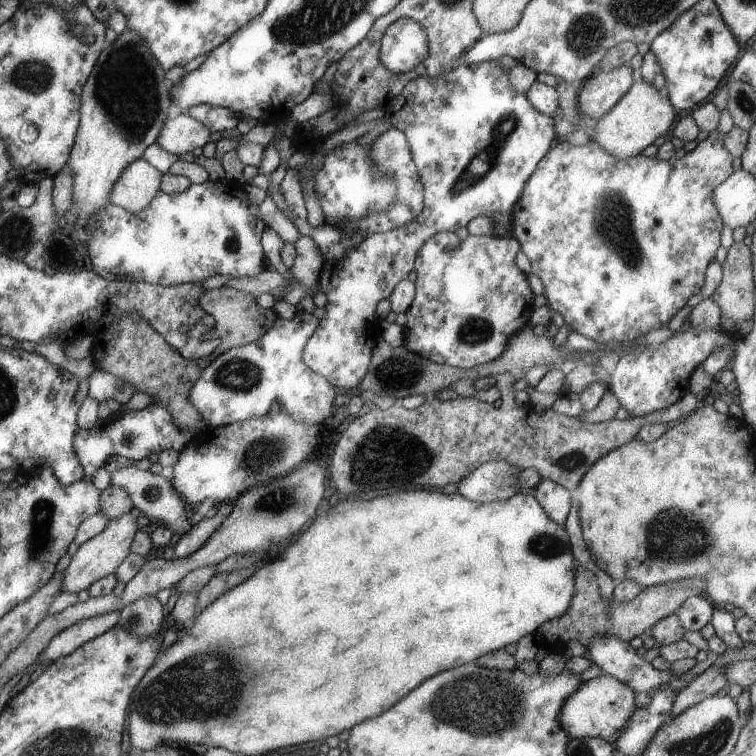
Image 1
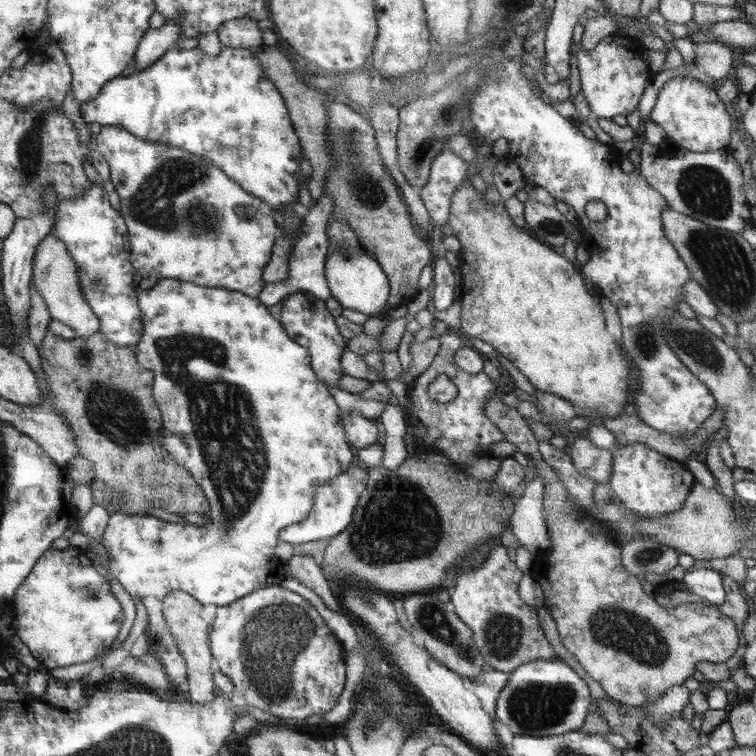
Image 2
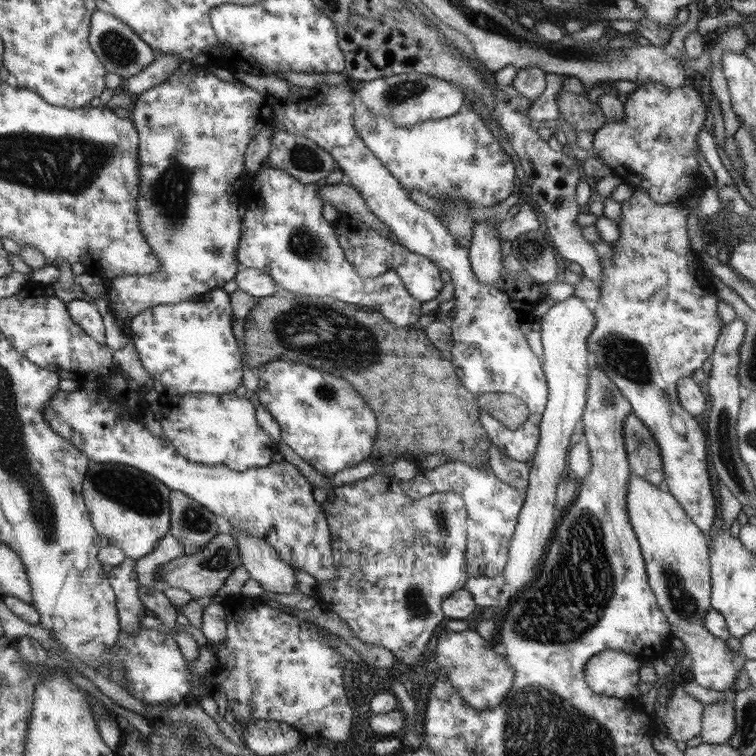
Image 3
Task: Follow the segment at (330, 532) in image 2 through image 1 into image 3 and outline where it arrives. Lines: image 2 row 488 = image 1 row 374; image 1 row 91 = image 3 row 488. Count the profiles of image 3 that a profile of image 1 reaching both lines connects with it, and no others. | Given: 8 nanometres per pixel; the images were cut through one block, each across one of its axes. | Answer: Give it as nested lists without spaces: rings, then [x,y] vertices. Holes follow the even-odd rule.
[[[448,461],[430,470],[420,468],[412,480],[401,483],[404,493],[412,500],[436,492],[453,492],[463,497],[467,505],[467,573],[471,578],[496,578],[502,575],[507,567],[512,535],[526,502],[524,492],[500,480],[490,466],[472,468],[470,464],[460,461]]]

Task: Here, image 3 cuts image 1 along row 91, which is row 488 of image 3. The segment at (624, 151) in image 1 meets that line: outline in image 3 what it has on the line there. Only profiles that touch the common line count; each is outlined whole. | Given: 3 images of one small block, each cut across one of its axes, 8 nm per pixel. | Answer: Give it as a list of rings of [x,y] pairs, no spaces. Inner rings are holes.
[[[631,472],[627,495],[628,519],[642,546],[646,562],[647,578],[654,590],[659,608],[670,622],[671,633],[685,645],[692,658],[690,672],[694,682],[718,692],[732,691],[736,678],[744,670],[746,655],[742,651],[730,651],[728,644],[711,634],[704,626],[704,614],[712,604],[713,582],[710,582],[711,562],[708,562],[708,542],[703,529],[688,516],[687,511],[667,490],[658,488]]]

